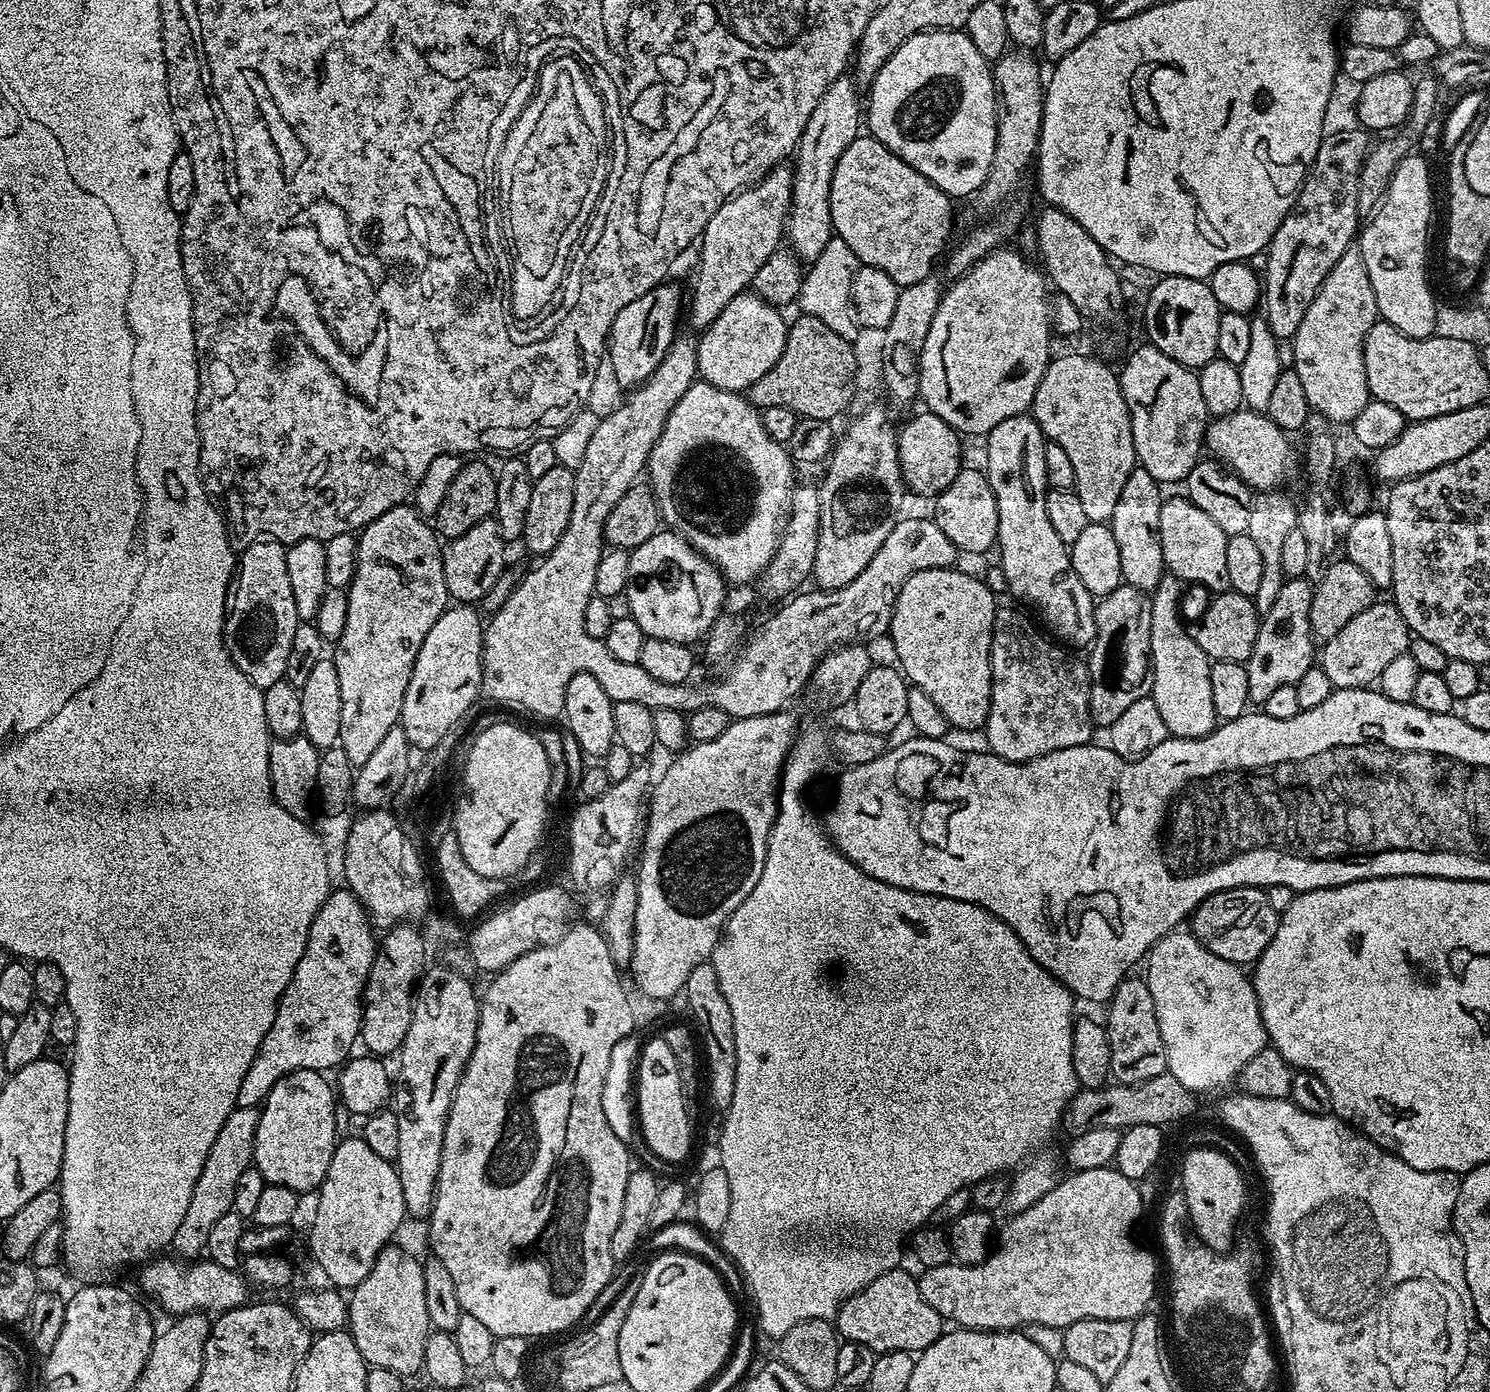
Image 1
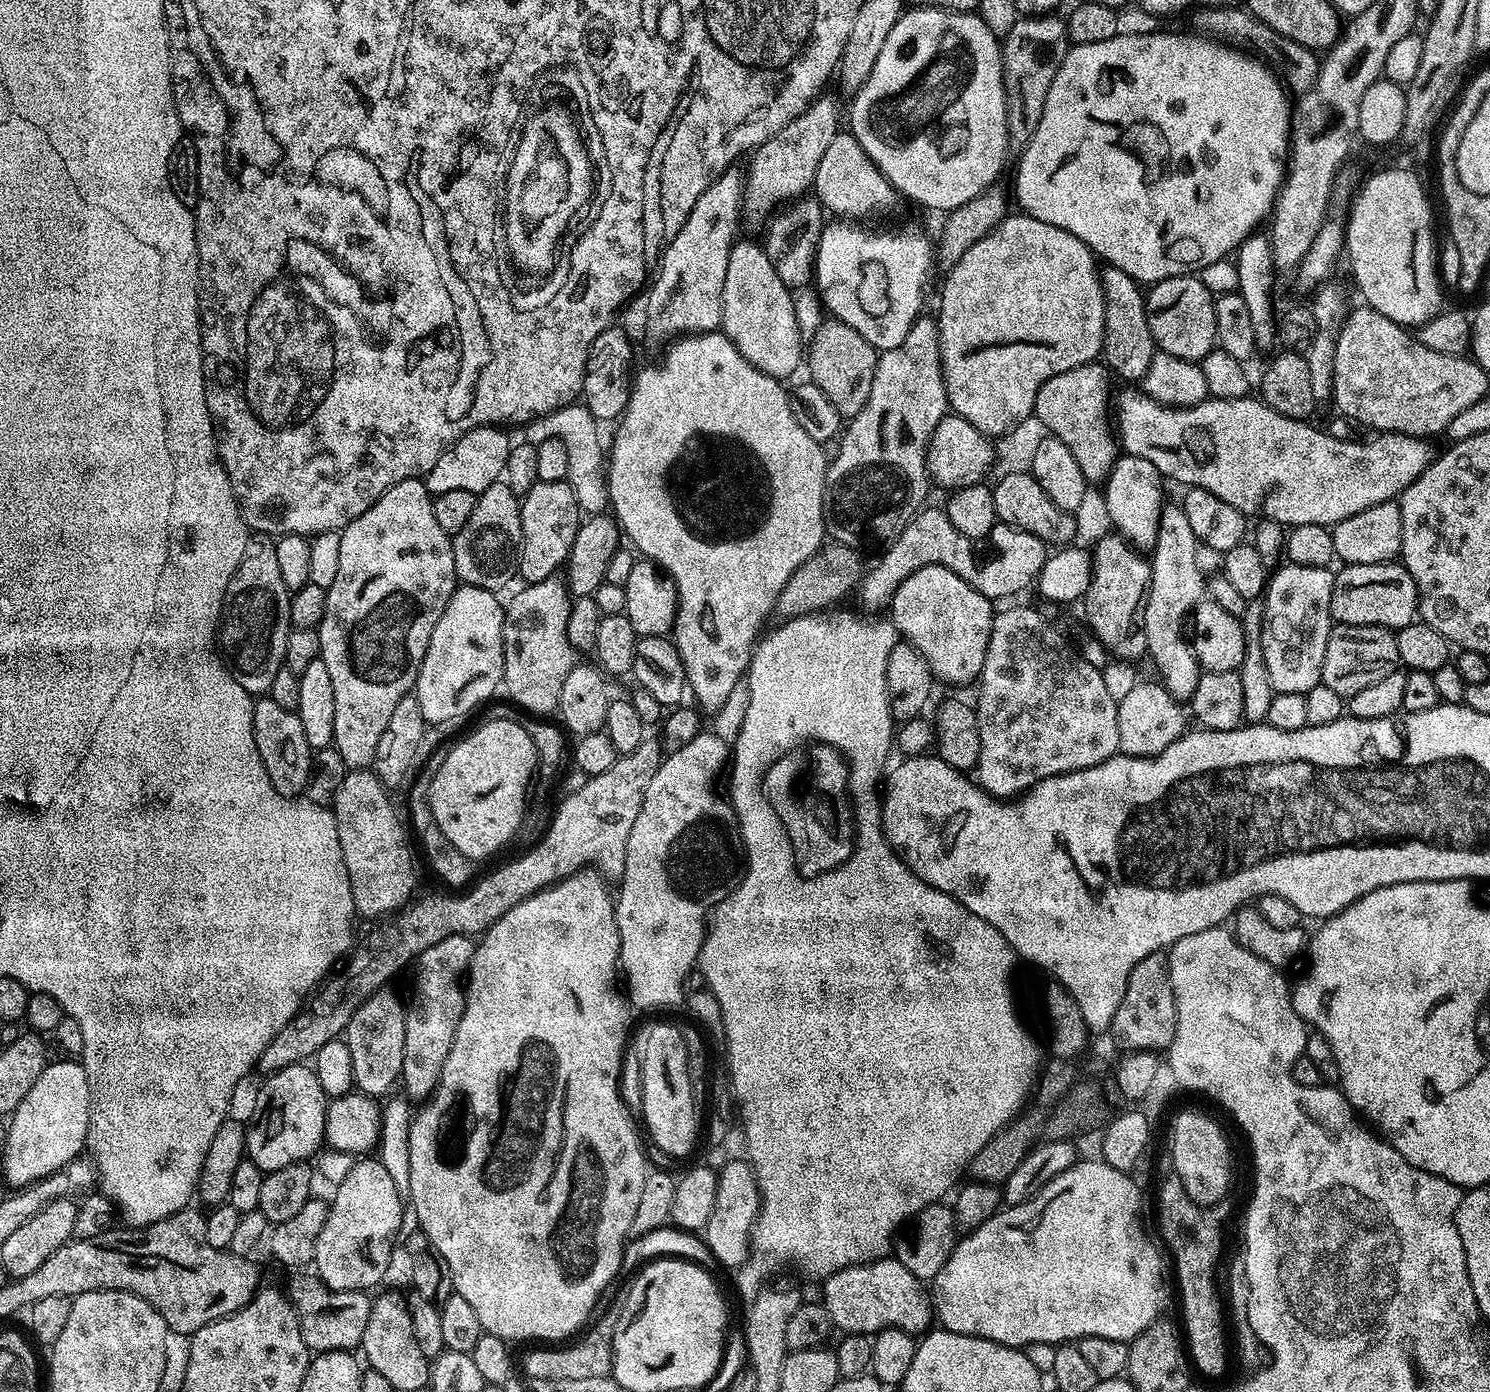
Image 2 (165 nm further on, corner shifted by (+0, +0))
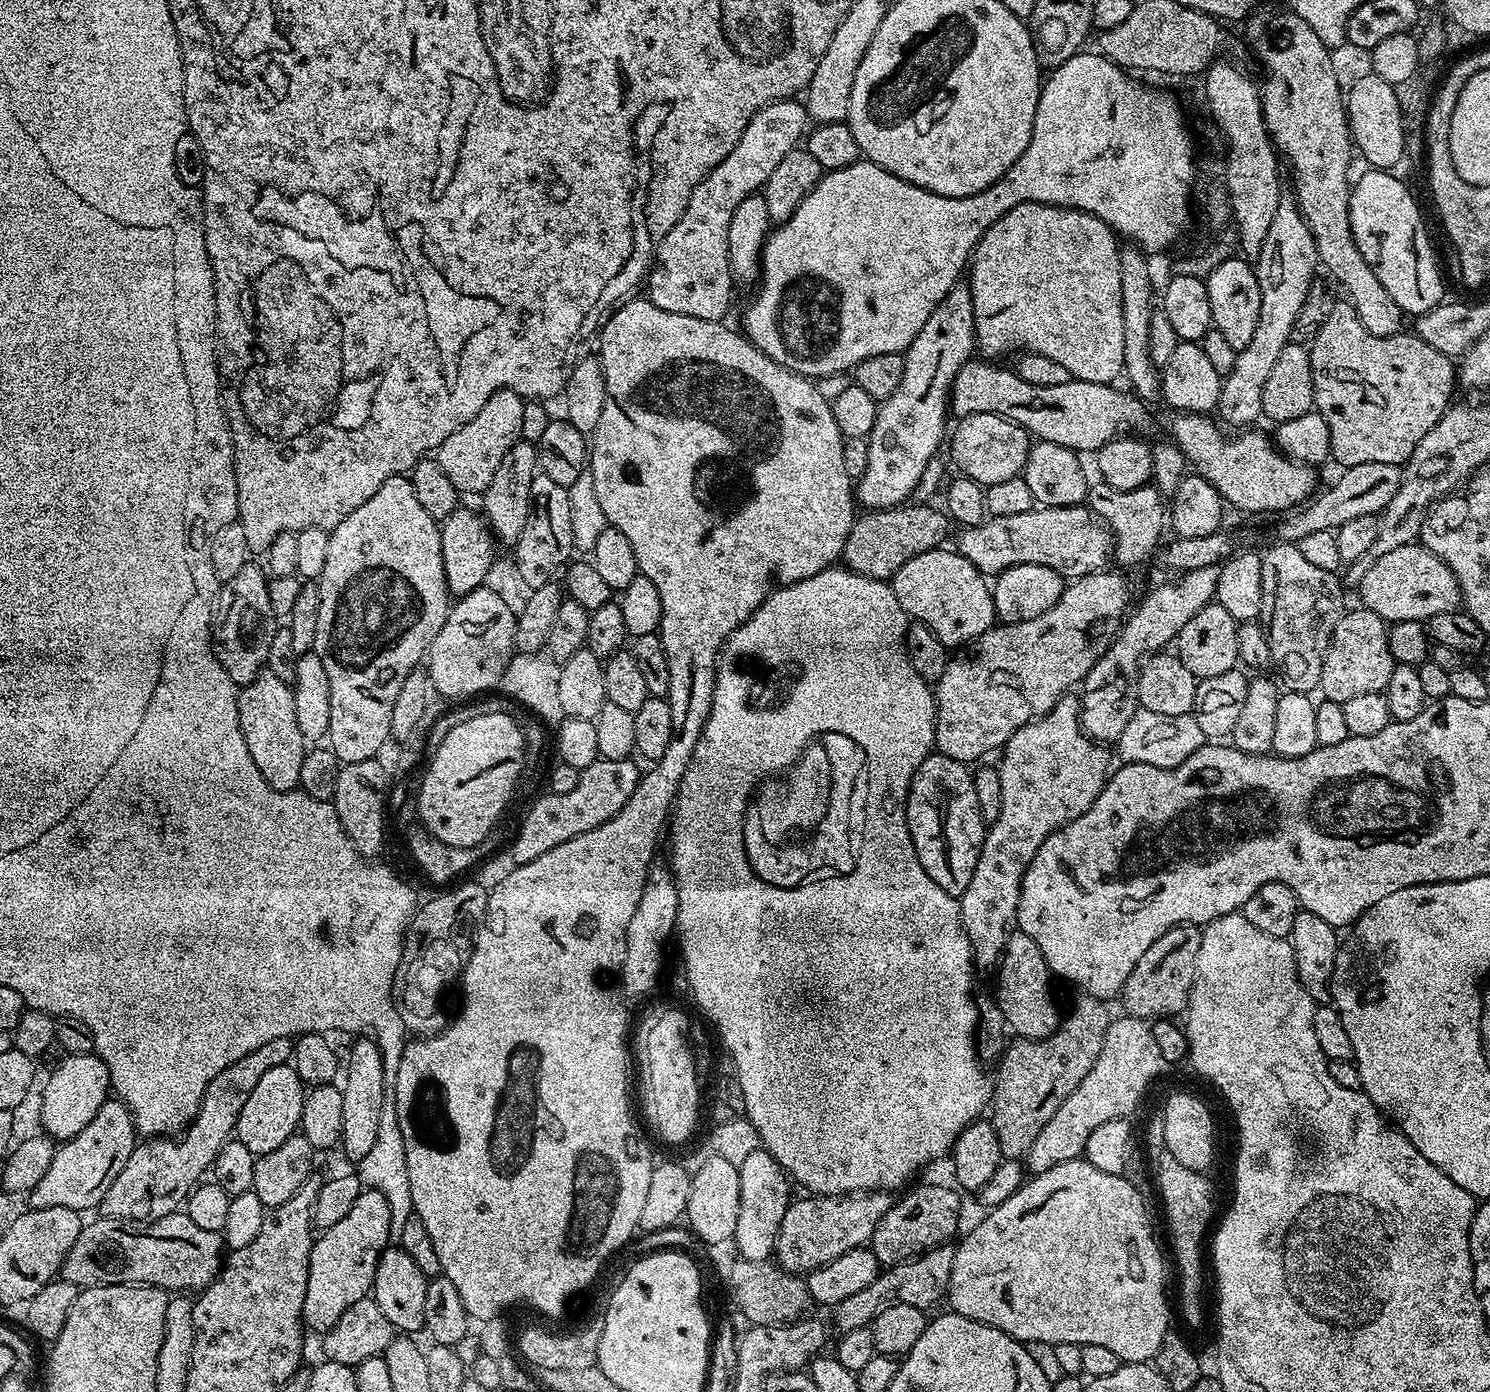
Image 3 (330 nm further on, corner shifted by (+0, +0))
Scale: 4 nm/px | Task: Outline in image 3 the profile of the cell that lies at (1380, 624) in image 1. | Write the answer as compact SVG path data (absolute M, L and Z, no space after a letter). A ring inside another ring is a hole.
M1356 606L1353 612L1352 609L1345 611L1338 626L1334 626L1334 634L1322 662L1319 695L1325 700L1345 704L1350 702L1350 698L1361 697L1362 694L1383 692L1397 665L1390 654L1388 630L1389 625L1374 610Z

